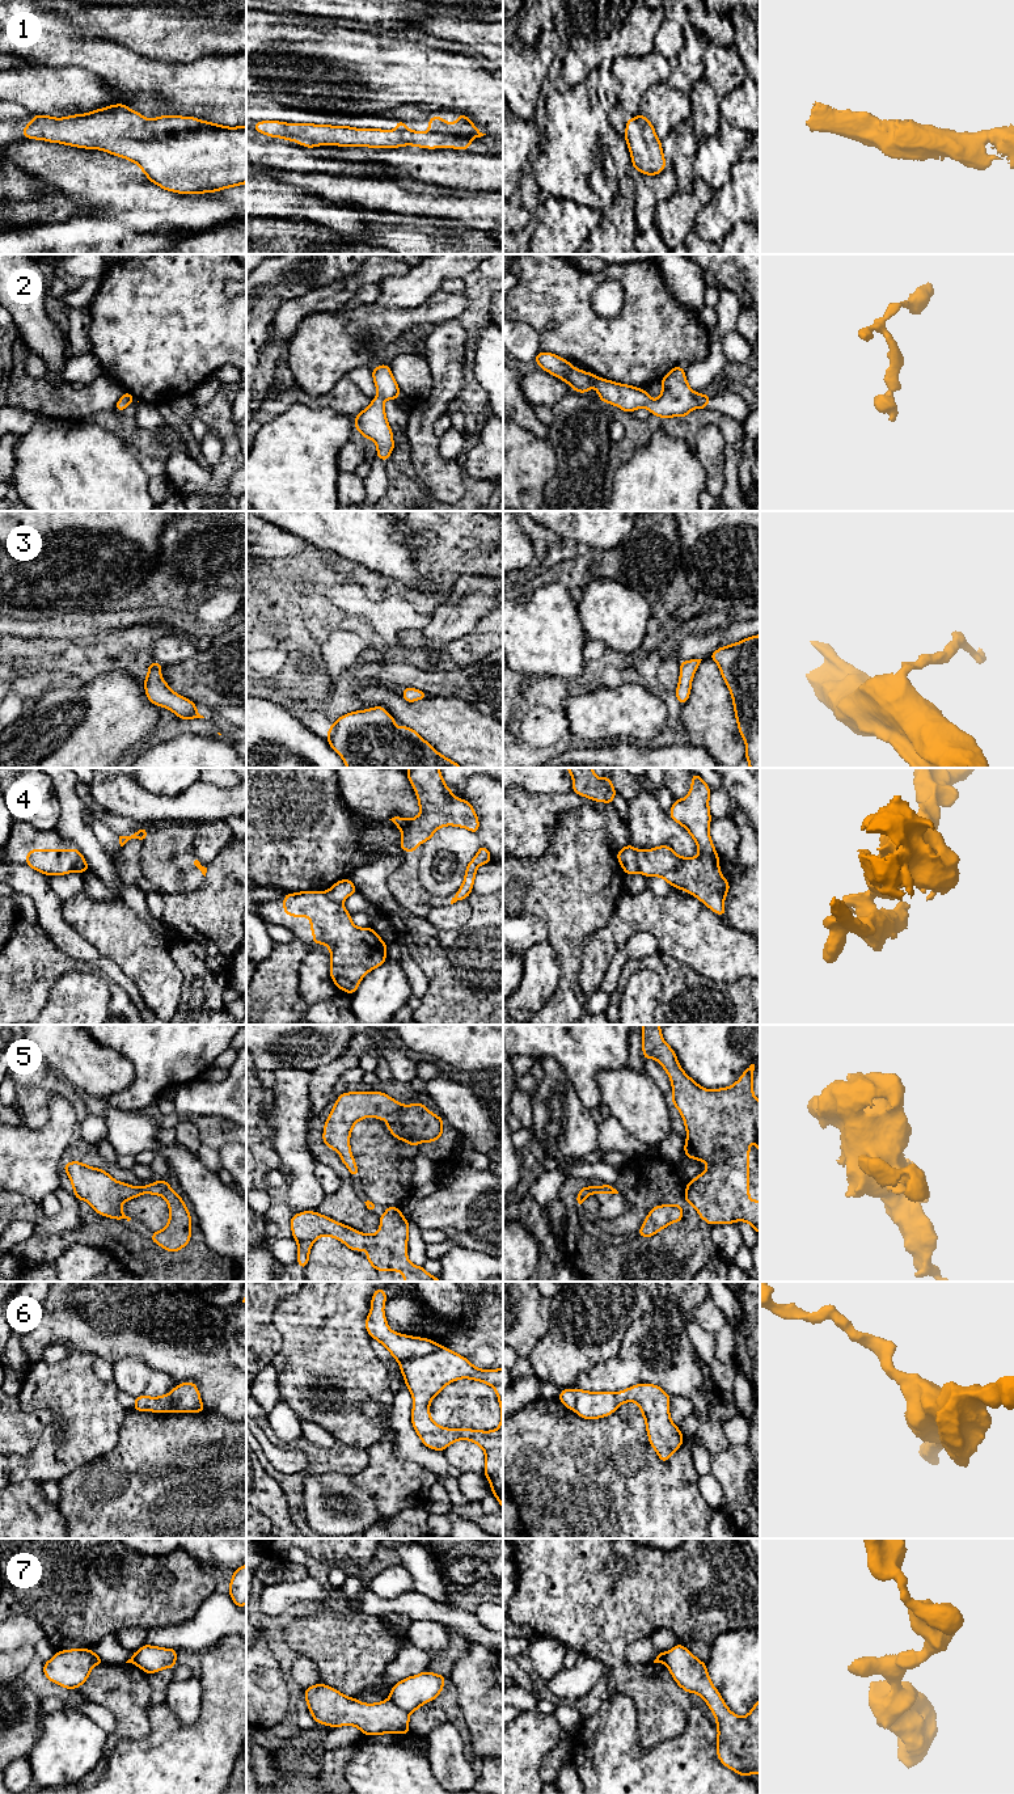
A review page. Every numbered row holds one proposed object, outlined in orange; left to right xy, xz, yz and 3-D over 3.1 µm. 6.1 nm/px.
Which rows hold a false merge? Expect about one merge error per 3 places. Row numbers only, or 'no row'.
4, 6, 7

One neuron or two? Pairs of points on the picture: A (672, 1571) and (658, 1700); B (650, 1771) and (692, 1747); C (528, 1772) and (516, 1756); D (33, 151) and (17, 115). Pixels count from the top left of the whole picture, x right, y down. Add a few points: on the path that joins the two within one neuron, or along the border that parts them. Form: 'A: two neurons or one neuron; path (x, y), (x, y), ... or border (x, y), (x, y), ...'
A: one neuron; path (641, 1603), (619, 1625), (619, 1660), (626, 1668)
B: one neuron; path (660, 1771), (668, 1771), (681, 1757)
C: one neuron; path (524, 1768), (516, 1760)
D: two neurons; border (26, 139), (13, 144)

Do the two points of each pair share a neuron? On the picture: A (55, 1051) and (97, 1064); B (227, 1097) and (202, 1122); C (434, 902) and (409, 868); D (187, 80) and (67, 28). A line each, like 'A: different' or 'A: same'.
A: same
B: different
C: same
D: different

